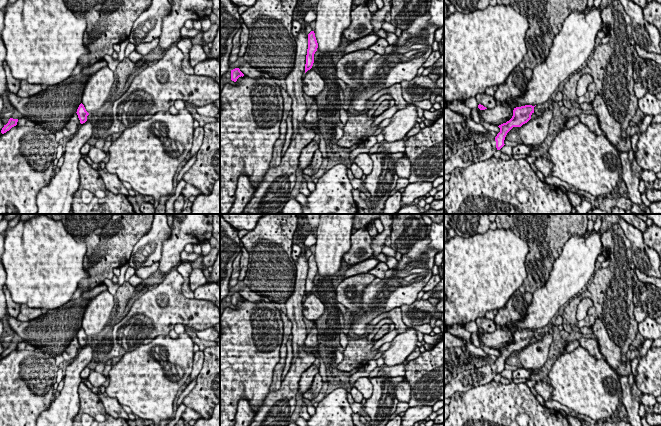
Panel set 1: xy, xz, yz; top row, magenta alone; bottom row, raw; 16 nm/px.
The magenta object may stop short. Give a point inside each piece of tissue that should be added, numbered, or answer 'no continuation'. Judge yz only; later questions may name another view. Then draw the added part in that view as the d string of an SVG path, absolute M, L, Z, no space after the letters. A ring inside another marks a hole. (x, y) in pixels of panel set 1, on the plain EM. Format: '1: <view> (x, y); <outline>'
1: yz (466, 380); M495 363L478 369L466 369L461 373L458 373L456 378L452 378L450 382L445 384L444 400L446 398L451 398L456 392L466 392L476 385L485 385L493 381L496 375Z

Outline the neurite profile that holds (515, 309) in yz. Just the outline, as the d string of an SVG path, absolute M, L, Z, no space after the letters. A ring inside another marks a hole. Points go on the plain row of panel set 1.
M518 289L515 293L509 298L506 305L499 309L494 322L496 326L502 328L506 327L508 323L512 325L526 316L528 308L528 303L524 295Z

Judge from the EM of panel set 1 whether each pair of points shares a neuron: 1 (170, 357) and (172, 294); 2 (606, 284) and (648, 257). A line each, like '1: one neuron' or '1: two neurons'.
1: two neurons
2: two neurons

